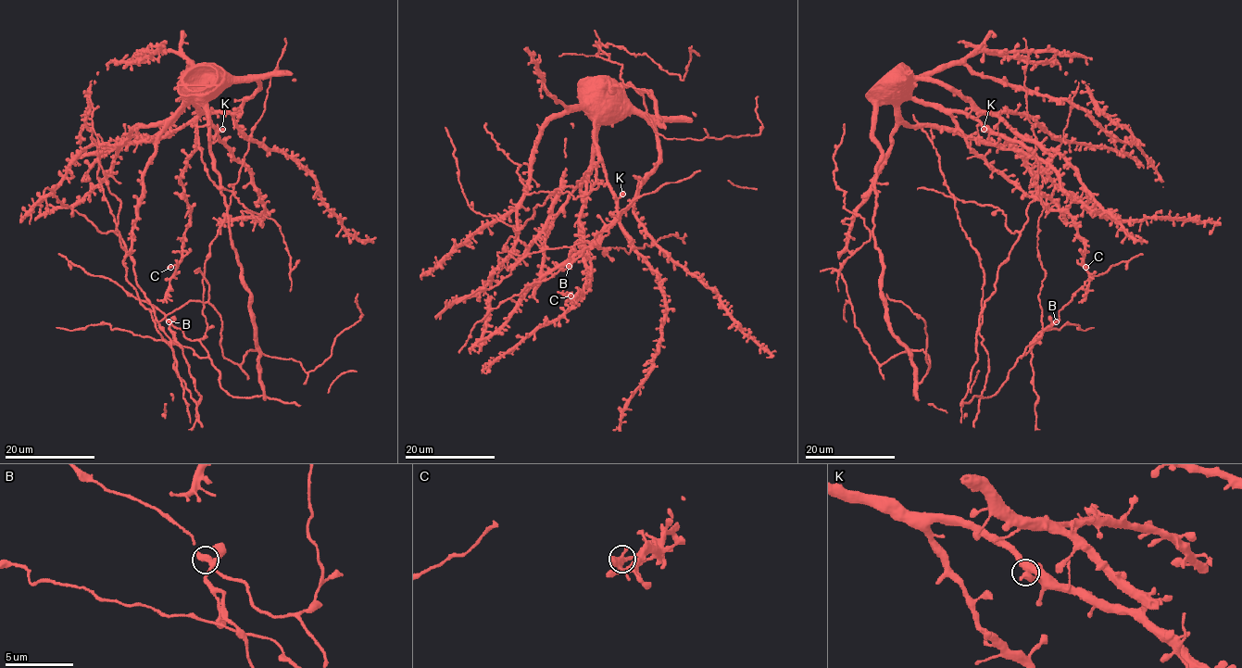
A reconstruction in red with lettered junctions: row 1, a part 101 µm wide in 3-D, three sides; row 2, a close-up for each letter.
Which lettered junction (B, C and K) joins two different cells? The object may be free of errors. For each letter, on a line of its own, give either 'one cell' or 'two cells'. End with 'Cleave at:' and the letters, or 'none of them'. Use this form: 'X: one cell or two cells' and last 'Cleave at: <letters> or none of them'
B: two cells
C: one cell
K: one cell
Cleave at: B

